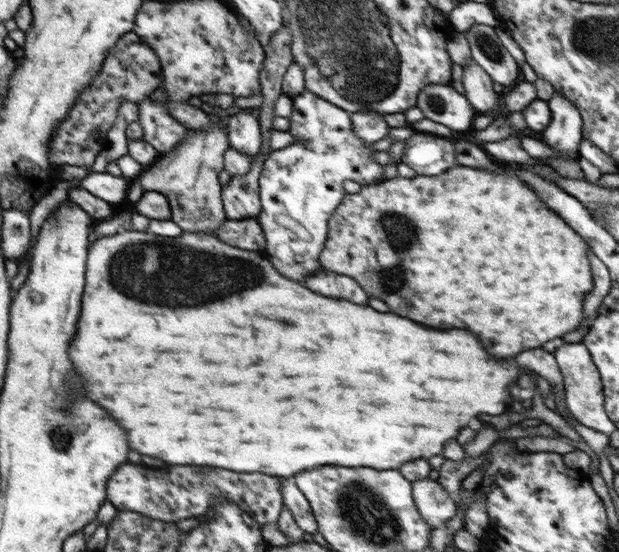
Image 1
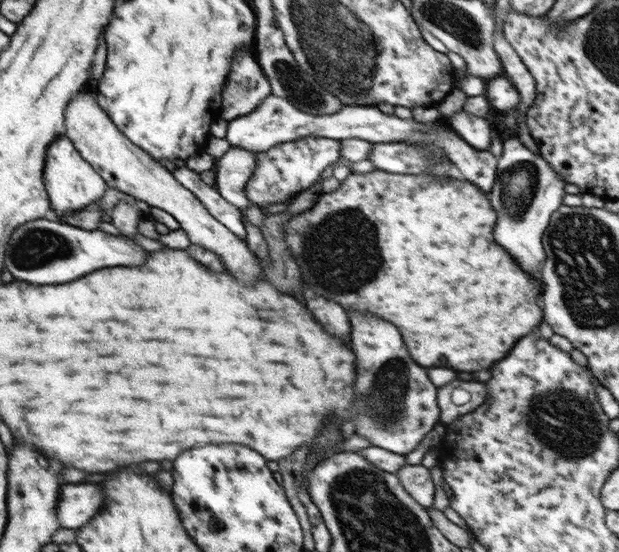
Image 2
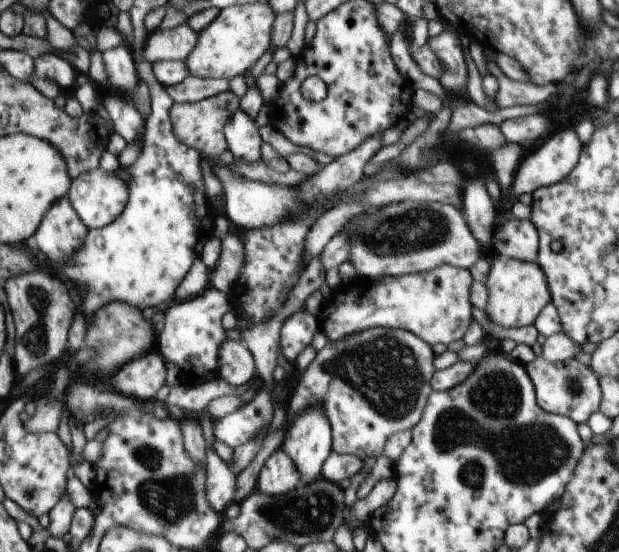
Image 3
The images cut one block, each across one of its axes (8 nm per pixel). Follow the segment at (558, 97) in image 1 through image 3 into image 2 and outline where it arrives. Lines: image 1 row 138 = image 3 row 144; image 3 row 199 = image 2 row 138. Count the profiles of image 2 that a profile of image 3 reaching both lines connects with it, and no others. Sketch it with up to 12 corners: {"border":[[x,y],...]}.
{"border":[[518,137],[504,141],[494,238],[536,274],[567,182]]}

